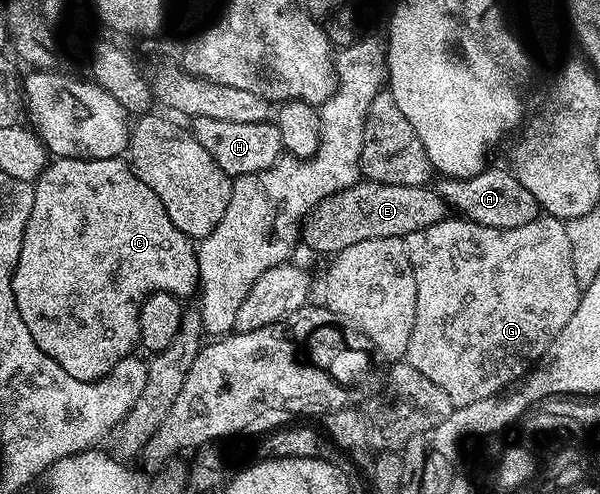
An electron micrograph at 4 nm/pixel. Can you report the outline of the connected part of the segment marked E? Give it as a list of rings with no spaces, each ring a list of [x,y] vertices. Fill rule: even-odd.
[[[360,179],[352,187],[326,197],[314,208],[300,226],[300,239],[314,251],[337,255],[352,243],[372,238],[406,238],[413,231],[426,230],[447,220],[450,208],[429,186],[398,186]]]

